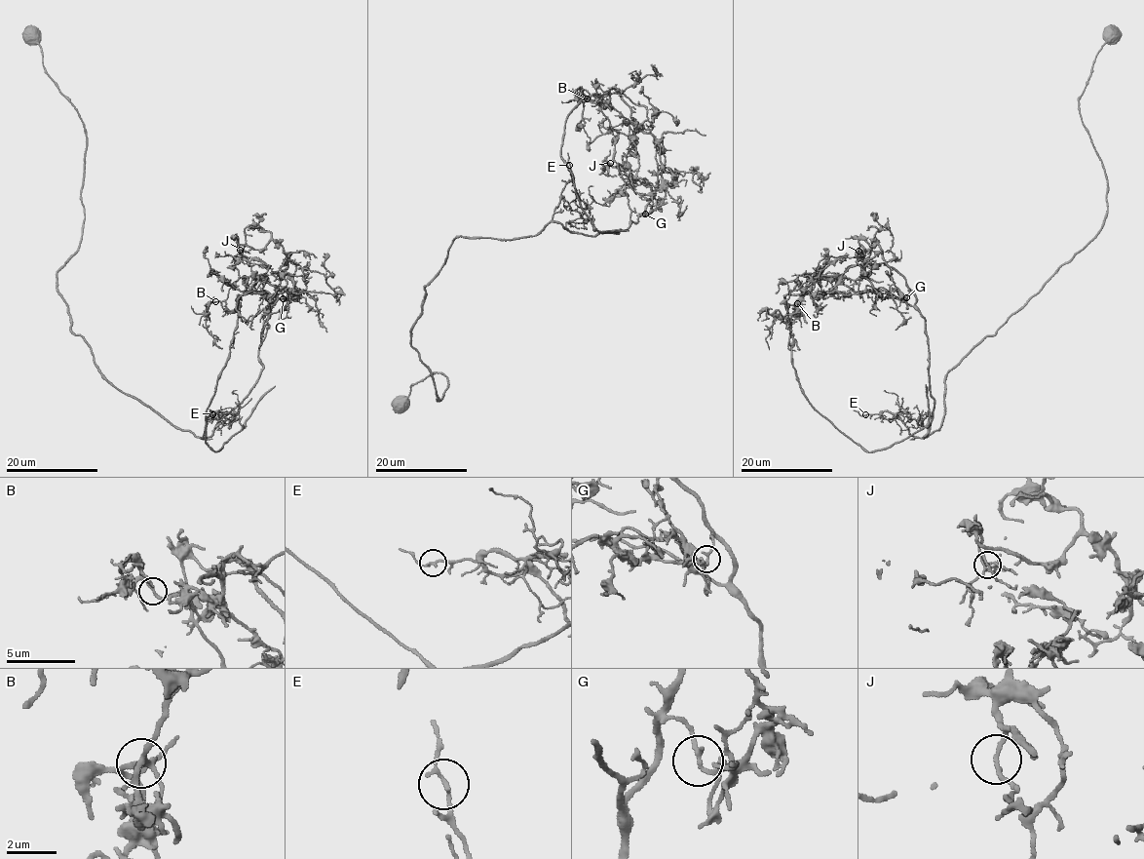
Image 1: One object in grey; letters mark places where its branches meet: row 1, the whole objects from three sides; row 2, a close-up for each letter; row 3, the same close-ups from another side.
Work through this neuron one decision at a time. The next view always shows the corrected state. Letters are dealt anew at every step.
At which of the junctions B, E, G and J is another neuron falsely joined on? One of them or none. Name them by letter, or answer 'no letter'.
G

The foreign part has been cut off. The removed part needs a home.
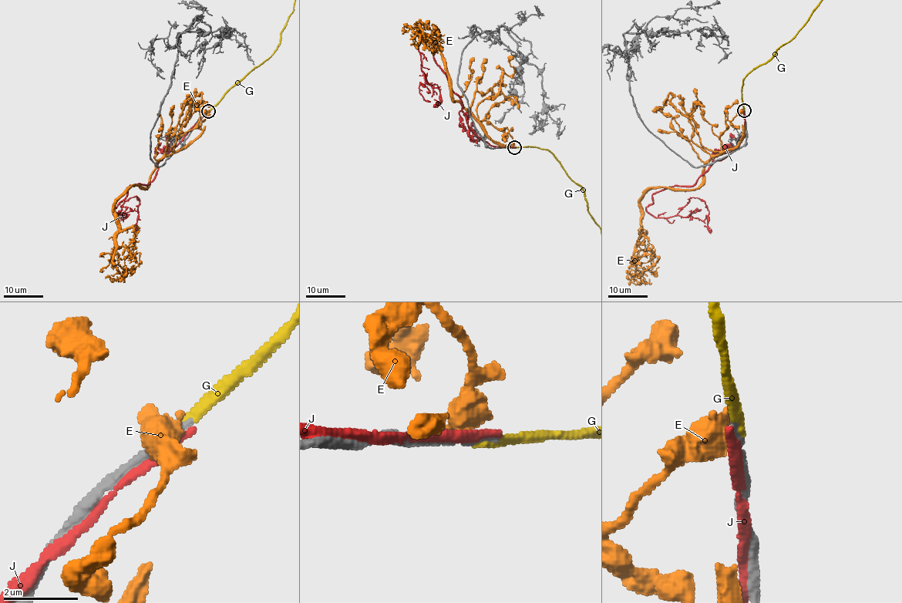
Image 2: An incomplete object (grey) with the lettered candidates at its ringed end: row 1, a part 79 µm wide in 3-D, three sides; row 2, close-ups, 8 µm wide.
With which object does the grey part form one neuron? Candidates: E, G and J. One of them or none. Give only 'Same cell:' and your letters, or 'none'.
Same cell: G

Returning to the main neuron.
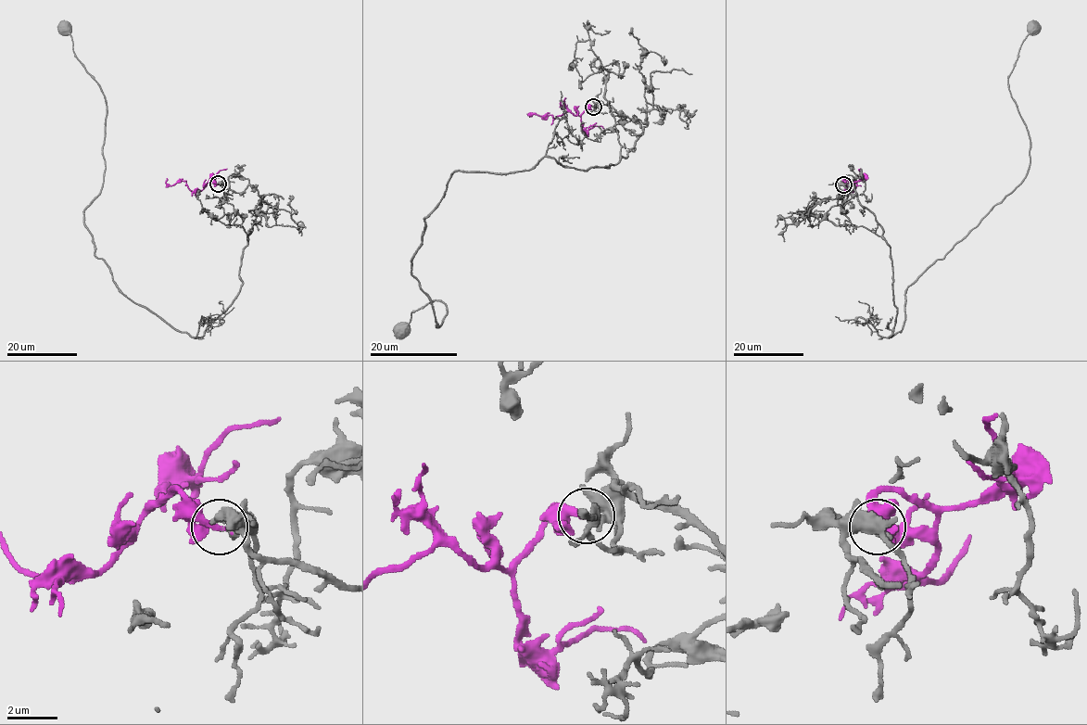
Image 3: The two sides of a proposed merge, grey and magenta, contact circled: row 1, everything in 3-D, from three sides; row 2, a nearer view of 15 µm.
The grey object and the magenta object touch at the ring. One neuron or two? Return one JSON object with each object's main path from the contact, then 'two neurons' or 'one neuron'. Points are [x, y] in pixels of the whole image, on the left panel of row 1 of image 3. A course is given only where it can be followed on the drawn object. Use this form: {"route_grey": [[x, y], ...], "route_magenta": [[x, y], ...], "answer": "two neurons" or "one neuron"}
{"route_grey": [[218, 184], [261, 206], [242, 285], [194, 337], [95, 255], [106, 99], [65, 30]], "route_magenta": [[218, 184], [211, 179], [201, 190], [194, 191], [184, 181], [169, 185], [167, 178]], "answer": "one neuron"}

